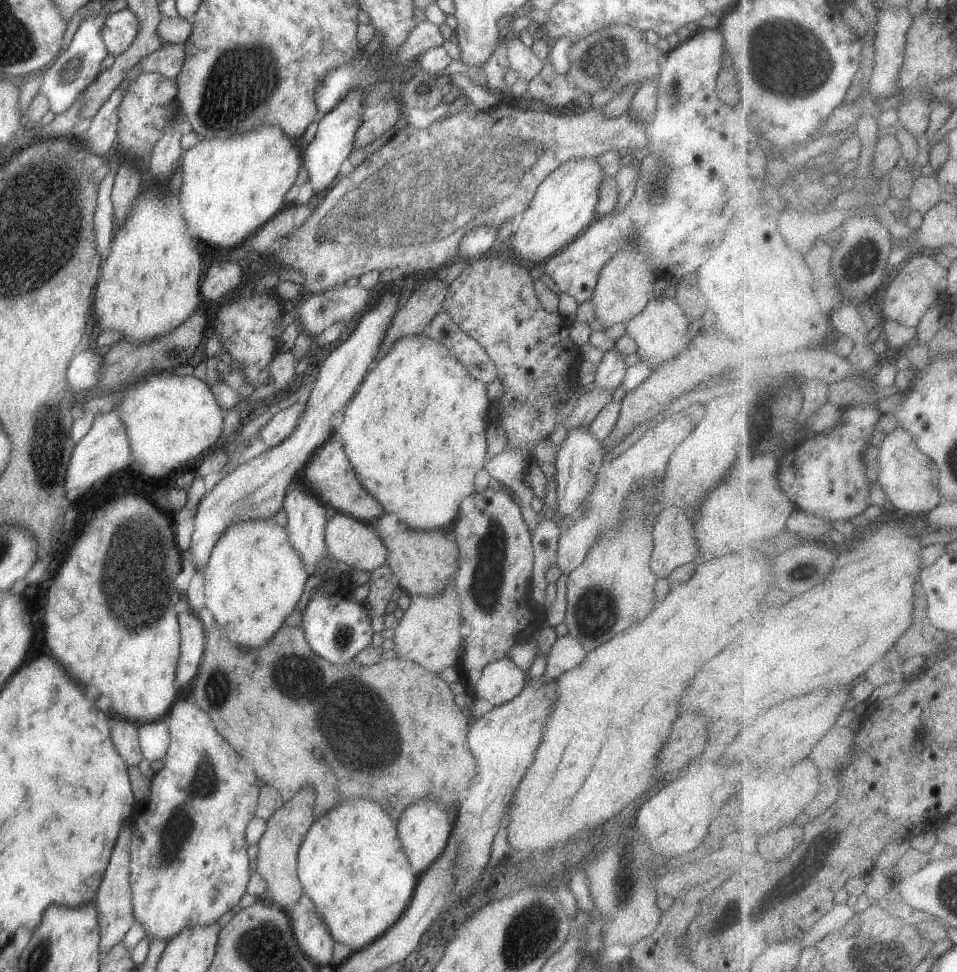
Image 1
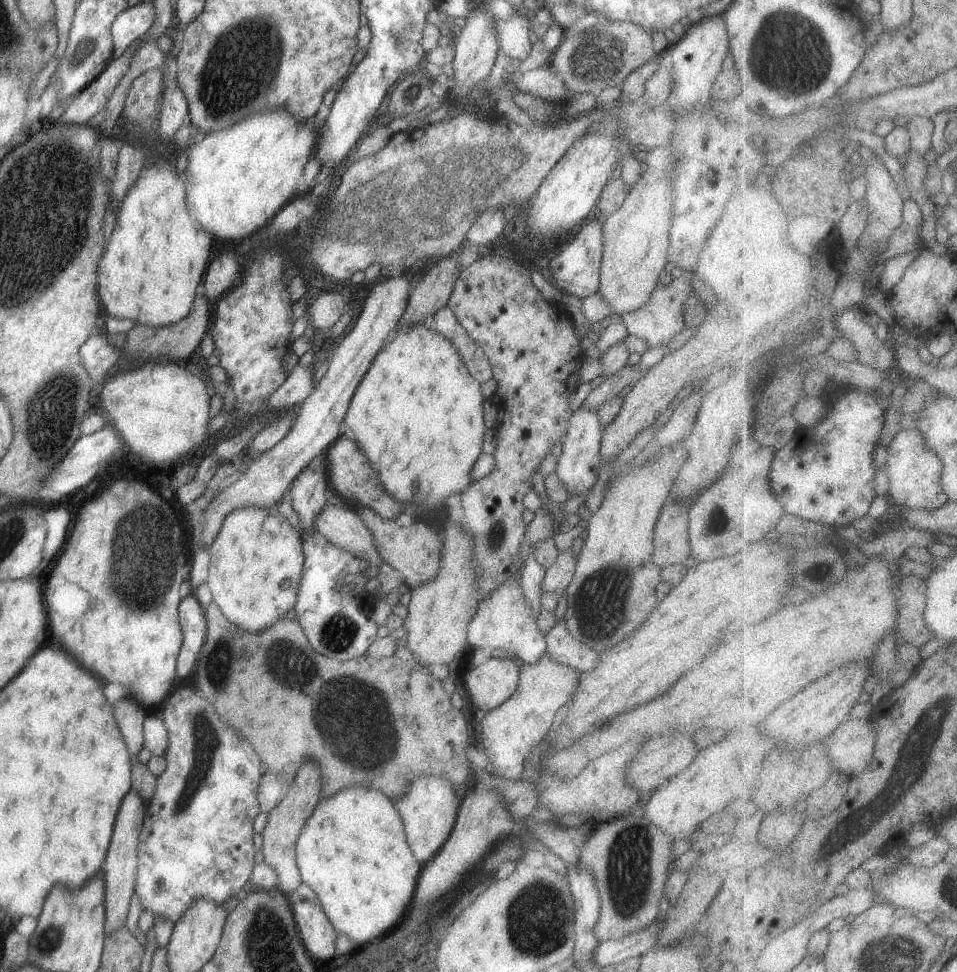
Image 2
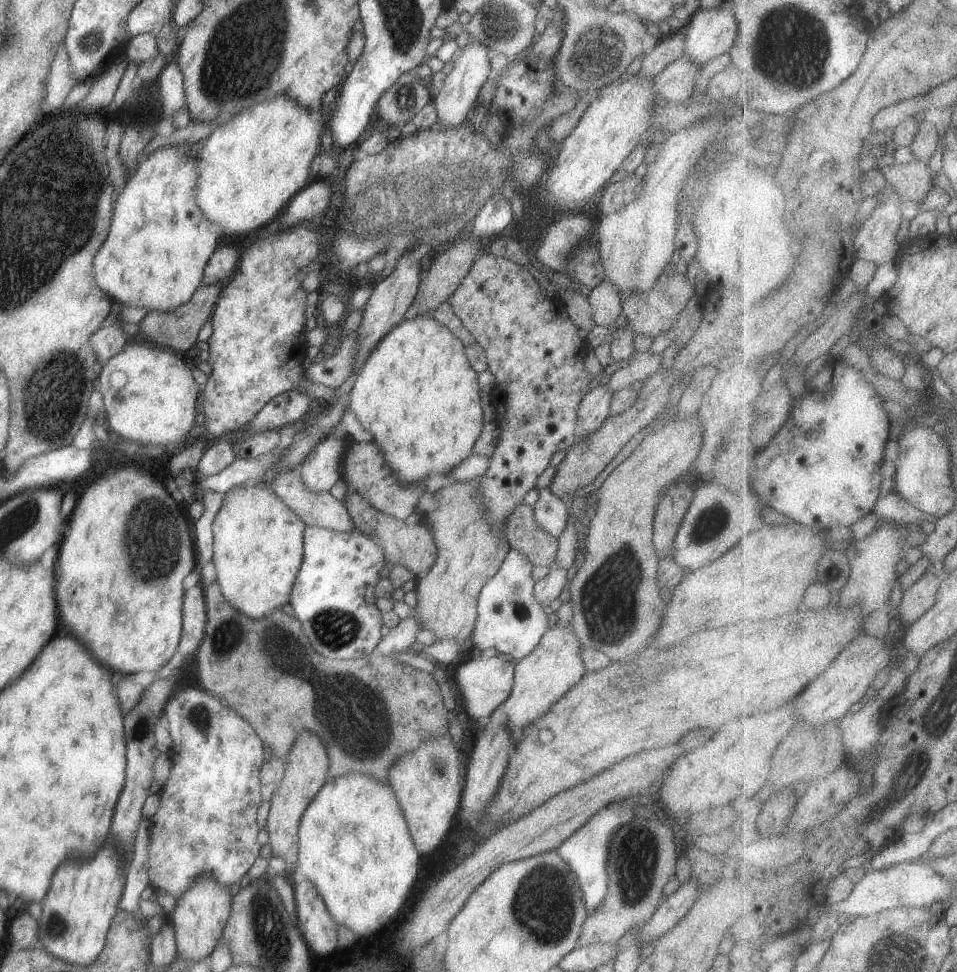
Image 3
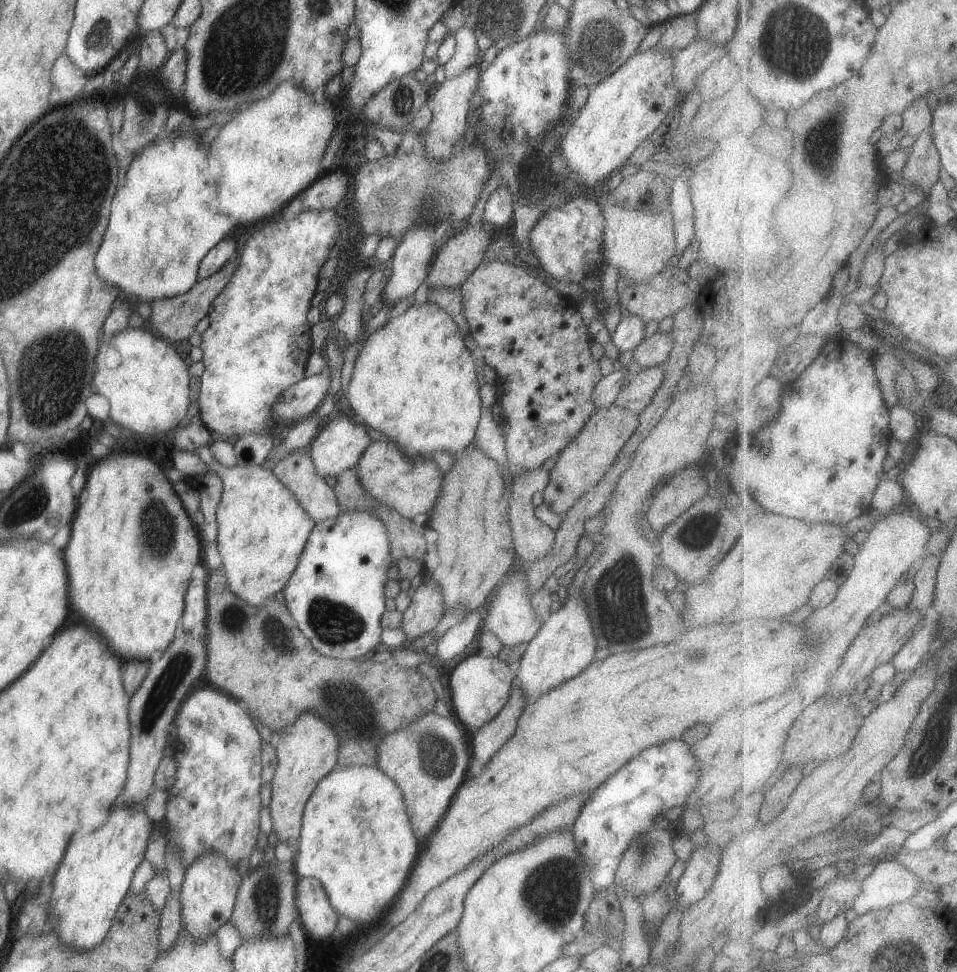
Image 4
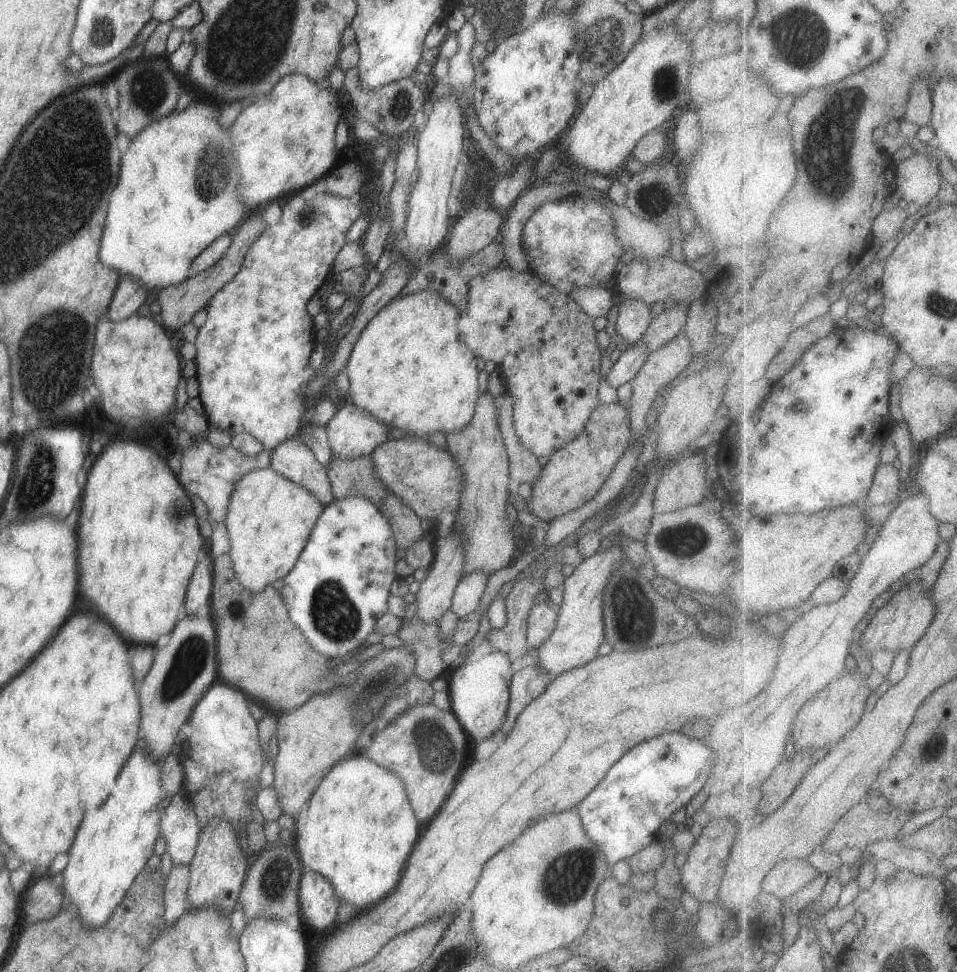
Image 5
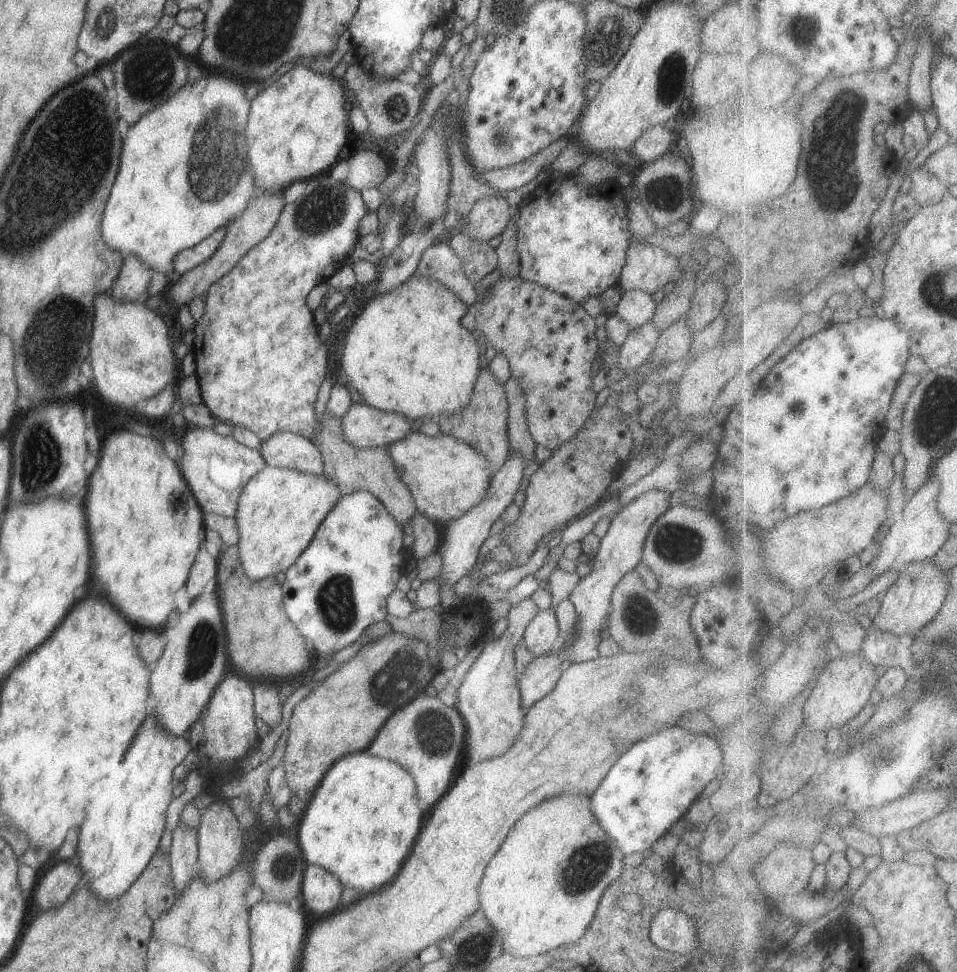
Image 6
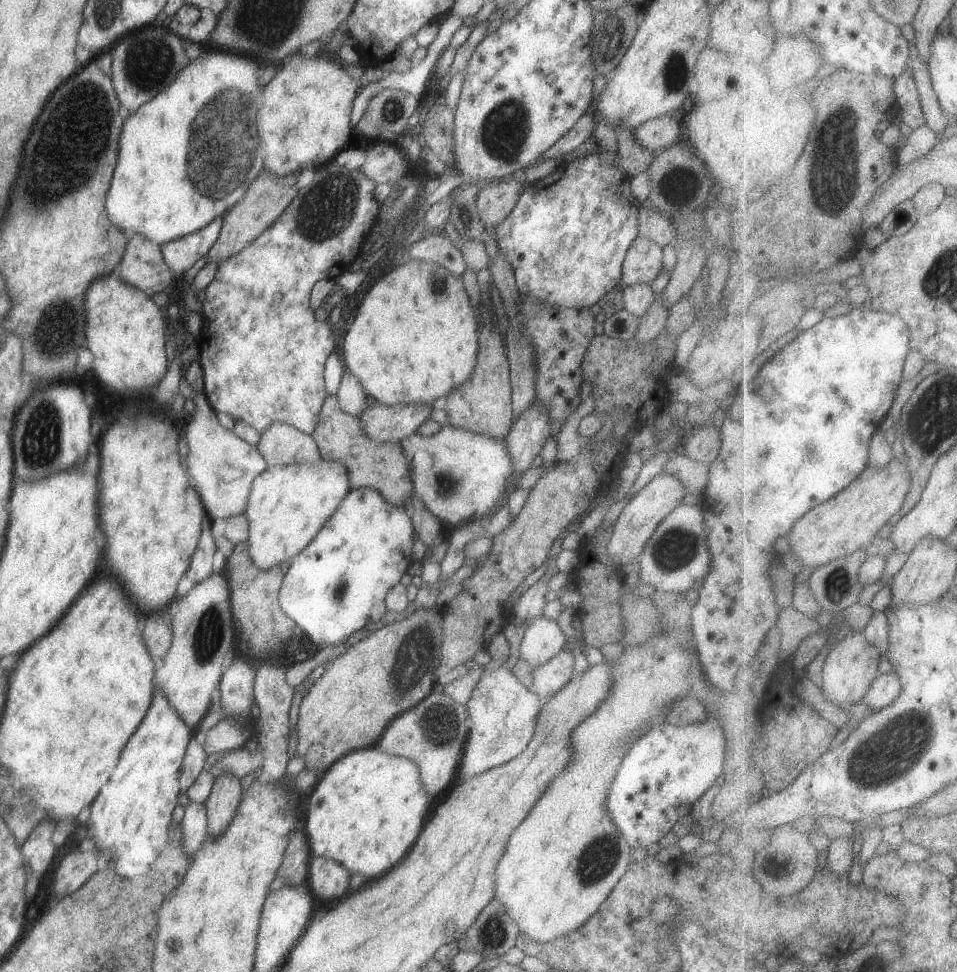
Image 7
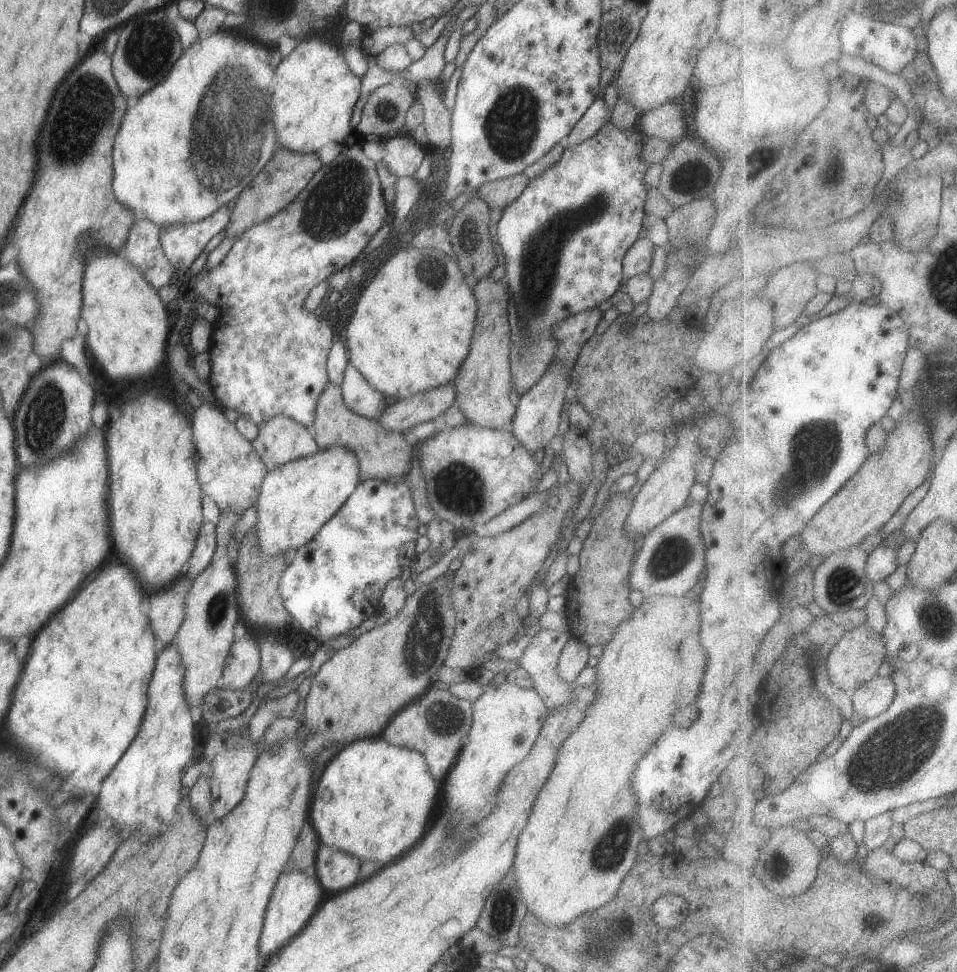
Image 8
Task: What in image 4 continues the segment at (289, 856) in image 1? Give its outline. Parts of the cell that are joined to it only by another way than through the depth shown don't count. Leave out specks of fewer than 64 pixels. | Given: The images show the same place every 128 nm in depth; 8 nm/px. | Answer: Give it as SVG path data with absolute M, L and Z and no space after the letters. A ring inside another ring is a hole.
M304 712L292 726L278 732L276 742L277 770L271 781L270 814L273 829L279 842L286 842L296 849L299 843L304 806L317 785L330 772L336 770L339 754L339 737L324 719L315 713Z

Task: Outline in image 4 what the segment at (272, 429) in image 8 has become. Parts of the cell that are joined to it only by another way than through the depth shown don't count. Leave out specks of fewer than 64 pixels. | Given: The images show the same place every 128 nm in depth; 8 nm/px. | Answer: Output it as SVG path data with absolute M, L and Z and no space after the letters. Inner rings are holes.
M299 449L280 460L275 460L272 472L275 478L295 495L296 501L303 507L306 514L312 518L312 521L318 523L328 518L332 519L340 516L341 509L337 502L335 490L328 486L325 479L319 478L315 474L308 450Z

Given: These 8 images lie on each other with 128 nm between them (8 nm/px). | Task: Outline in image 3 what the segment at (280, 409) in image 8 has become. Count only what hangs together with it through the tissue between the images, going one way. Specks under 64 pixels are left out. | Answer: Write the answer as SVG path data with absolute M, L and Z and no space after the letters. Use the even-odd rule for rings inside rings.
M296 226L254 242L239 258L236 275L223 286L212 314L214 333L208 340L210 358L207 360L212 373L208 376L208 383L202 387L199 402L204 410L204 426L210 434L222 436L224 432L236 432L242 426L246 428L270 400L293 390L302 378L301 363L306 357L303 336L307 293L300 284L308 266L312 262L318 265L318 260L324 256L318 250L320 243L320 234L306 226Z

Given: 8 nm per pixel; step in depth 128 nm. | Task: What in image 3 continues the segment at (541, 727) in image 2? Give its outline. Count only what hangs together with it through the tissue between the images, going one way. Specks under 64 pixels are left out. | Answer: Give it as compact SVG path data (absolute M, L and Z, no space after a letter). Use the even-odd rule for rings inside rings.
M551 622L539 646L536 646L528 657L518 661L515 666L513 690L510 697L500 706L507 730L514 738L514 744L517 733L522 733L526 725L548 714L552 706L555 706L556 702L559 702L586 674L584 662L579 656L581 648L571 624L562 627Z

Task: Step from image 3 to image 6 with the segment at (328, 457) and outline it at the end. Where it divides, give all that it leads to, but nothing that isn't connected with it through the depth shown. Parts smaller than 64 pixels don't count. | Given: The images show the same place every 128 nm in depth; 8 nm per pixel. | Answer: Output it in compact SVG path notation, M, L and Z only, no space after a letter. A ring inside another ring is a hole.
M352 403L342 417L342 432L346 442L360 449L389 447L417 430L417 426L404 414L384 412L364 403Z

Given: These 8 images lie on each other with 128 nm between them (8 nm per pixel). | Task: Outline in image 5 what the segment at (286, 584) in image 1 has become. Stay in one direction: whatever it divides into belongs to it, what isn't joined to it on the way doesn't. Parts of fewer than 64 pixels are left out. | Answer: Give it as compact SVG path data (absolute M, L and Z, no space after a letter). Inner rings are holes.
M270 467L246 472L238 484L234 484L224 520L230 536L228 556L241 586L250 592L260 592L284 578L304 550L322 510L324 506L314 494Z

